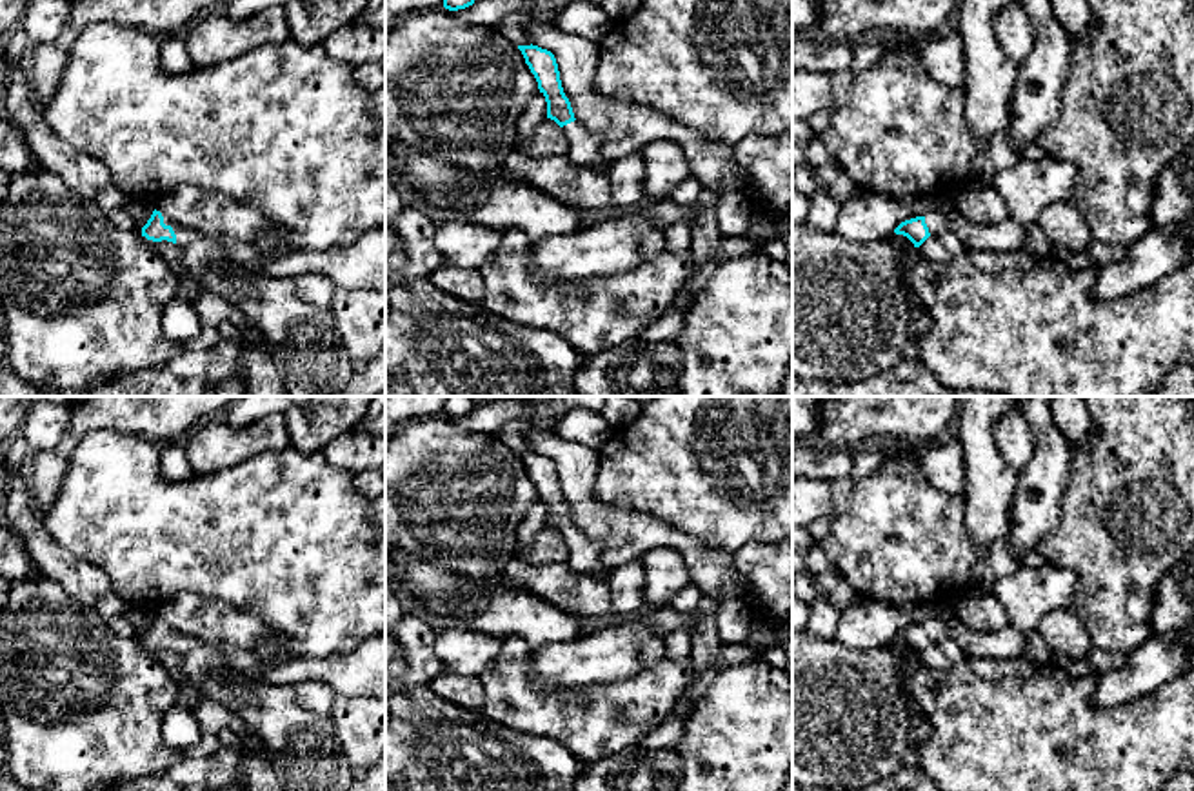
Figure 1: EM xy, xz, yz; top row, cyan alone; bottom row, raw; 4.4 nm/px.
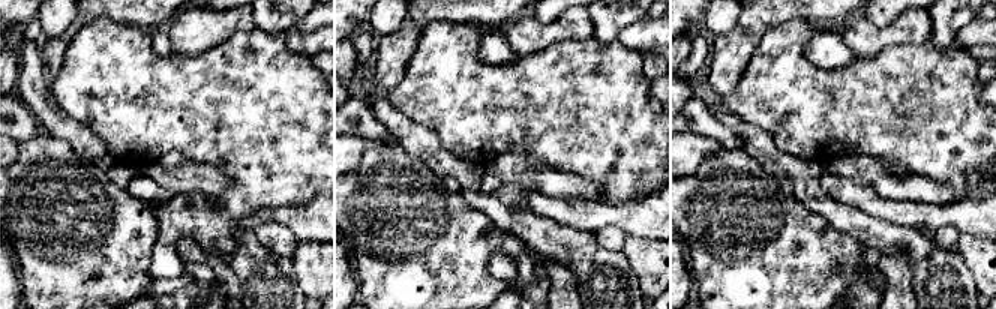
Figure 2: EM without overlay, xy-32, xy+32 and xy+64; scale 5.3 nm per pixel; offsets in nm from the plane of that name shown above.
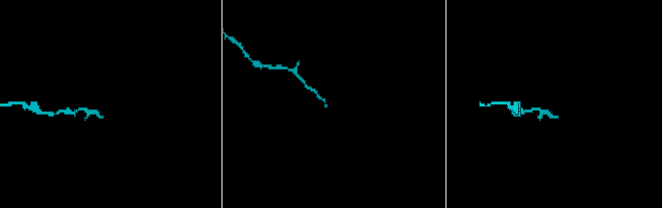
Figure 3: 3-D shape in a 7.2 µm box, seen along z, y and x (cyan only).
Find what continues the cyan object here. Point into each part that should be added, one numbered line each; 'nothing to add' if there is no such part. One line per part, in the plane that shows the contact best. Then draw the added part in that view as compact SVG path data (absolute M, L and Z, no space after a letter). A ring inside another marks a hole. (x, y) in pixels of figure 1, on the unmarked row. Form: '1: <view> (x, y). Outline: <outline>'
1: xy (184, 642). Outline: M162 622L162 624L164 624L164 631L173 635L173 638L176 642L176 651L180 655L185 655L185 653L193 651L194 647L198 647L202 644L198 638L173 629L167 622Z

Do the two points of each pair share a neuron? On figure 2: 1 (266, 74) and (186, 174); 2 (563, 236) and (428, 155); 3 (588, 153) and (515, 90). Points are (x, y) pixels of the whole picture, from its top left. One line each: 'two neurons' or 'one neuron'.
1: two neurons
2: one neuron
3: one neuron

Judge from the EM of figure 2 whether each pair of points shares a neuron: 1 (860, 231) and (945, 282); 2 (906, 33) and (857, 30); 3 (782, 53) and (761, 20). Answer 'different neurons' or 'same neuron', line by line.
1: same neuron
2: same neuron
3: different neurons

